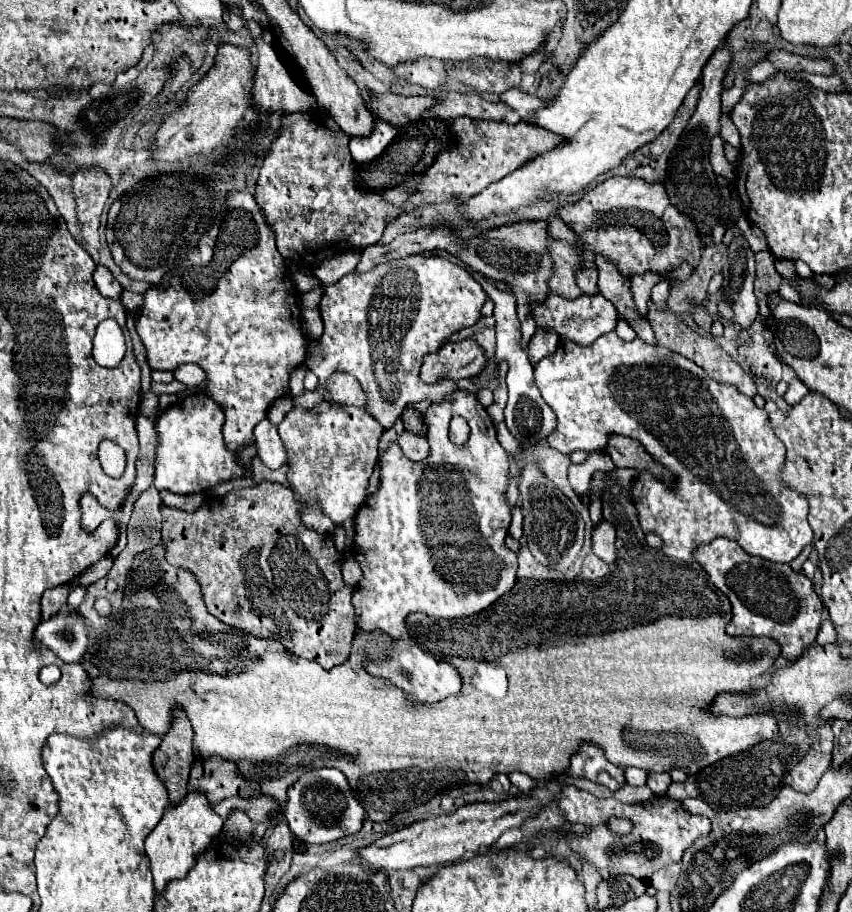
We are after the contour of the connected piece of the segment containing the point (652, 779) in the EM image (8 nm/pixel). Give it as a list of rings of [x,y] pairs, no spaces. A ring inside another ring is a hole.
[[[649,773],[647,785],[651,787],[651,791],[655,795],[663,795],[667,791],[667,787],[671,785],[671,775],[669,773]]]

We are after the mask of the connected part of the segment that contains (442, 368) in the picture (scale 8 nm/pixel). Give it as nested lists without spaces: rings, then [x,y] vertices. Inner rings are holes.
[[[473,339],[445,343],[439,349],[439,359],[431,359],[431,355],[423,357],[419,379],[435,385],[443,379],[459,381],[463,377],[475,377],[483,371],[485,361],[485,353]]]

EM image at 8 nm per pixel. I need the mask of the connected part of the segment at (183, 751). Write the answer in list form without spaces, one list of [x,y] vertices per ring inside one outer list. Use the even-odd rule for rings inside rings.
[[[175,707],[171,727],[153,753],[155,771],[167,785],[171,805],[179,803],[183,795],[187,795],[189,769],[193,761],[193,729],[183,707]]]

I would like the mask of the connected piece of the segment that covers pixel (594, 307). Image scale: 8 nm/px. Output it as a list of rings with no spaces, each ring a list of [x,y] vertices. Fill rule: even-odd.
[[[549,295],[545,299],[545,303],[533,305],[531,313],[535,317],[537,327],[541,329],[555,329],[561,337],[565,339],[573,339],[579,345],[591,345],[597,337],[601,337],[603,333],[609,333],[615,329],[617,325],[617,311],[613,307],[611,301],[607,301],[601,295],[581,295],[577,299],[563,299],[559,295]]]

